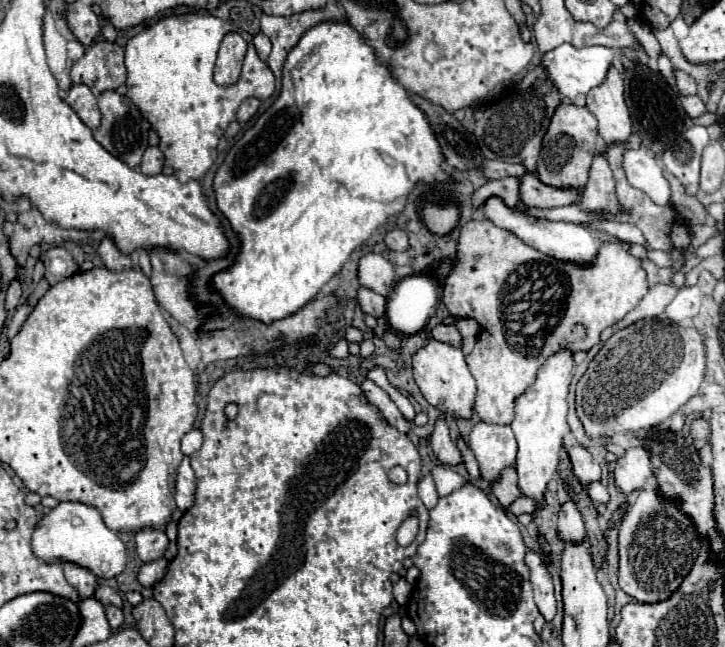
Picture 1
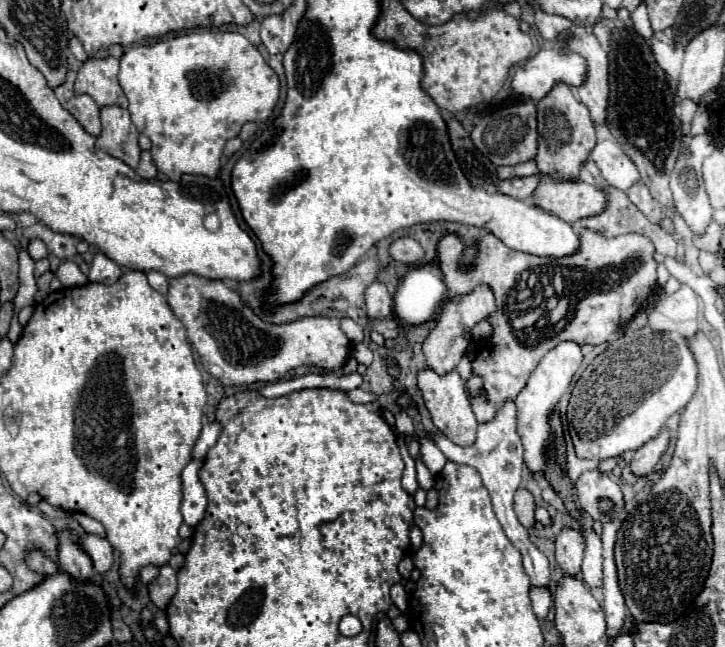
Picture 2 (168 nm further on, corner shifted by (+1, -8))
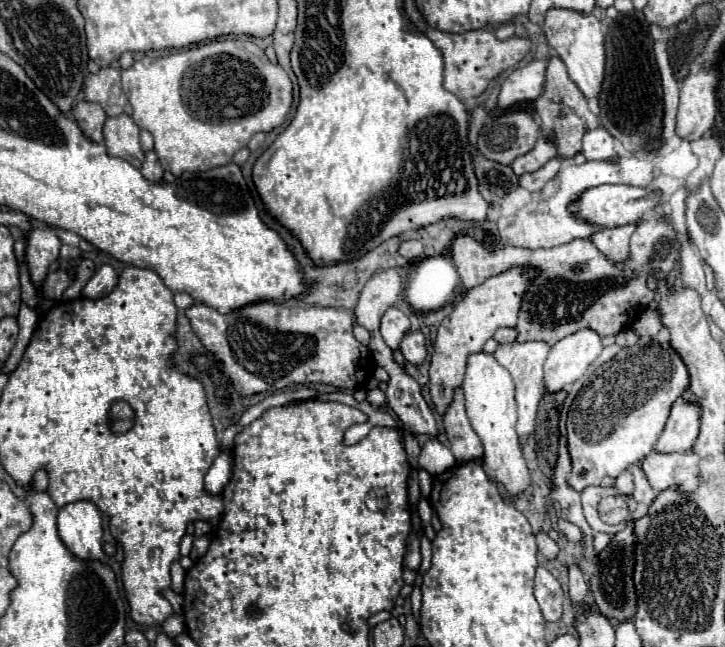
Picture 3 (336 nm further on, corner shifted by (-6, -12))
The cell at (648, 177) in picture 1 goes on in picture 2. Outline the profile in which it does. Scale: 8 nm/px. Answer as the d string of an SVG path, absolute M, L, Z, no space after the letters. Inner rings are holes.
M602 140L594 146L590 156L598 164L604 180L610 186L626 192L634 184L642 182L640 172L636 172L636 164L632 164L632 160L628 160L626 152L620 148L618 142Z

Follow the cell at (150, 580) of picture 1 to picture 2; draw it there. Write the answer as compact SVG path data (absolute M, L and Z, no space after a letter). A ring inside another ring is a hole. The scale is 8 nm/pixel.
M166 564L160 568L158 578L148 584L148 594L150 594L150 600L160 610L164 610L168 606L170 598L174 596L174 592L176 592L176 570Z

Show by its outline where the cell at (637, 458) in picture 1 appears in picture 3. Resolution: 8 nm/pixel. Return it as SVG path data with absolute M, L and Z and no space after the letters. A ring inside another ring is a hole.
M683 398L675 400L671 406L671 414L667 418L667 426L659 436L655 450L659 452L683 452L693 446L699 434L699 404L691 404Z

